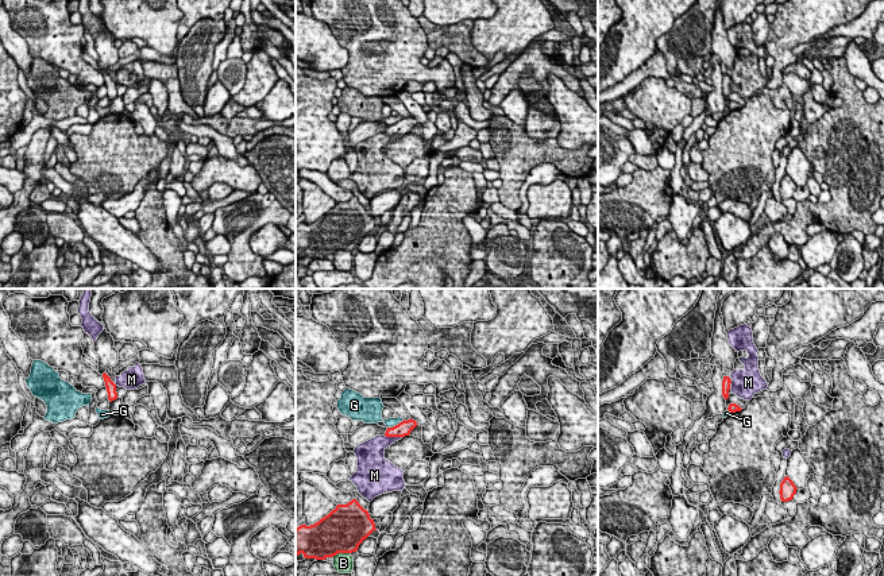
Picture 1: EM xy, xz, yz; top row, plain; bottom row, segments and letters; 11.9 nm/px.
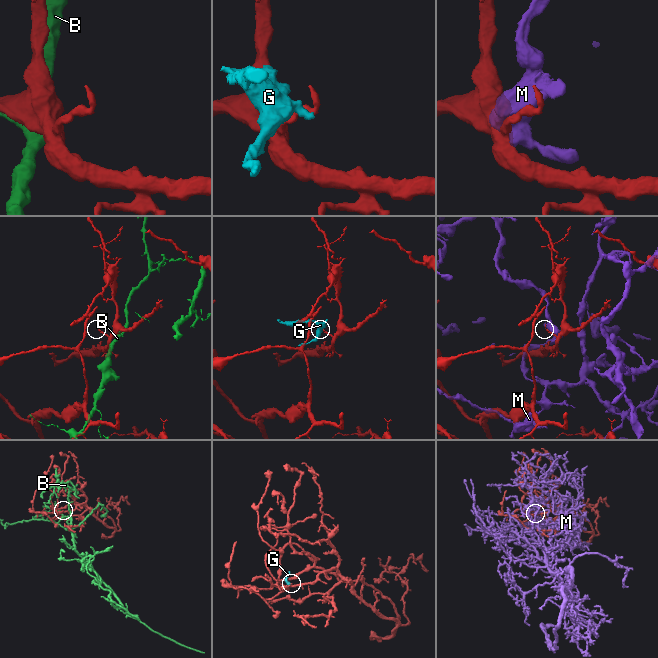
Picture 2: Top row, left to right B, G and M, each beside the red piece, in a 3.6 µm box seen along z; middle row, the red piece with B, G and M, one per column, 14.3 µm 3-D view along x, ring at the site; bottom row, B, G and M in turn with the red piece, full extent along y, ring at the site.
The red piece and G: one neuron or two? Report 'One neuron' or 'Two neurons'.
Two neurons

